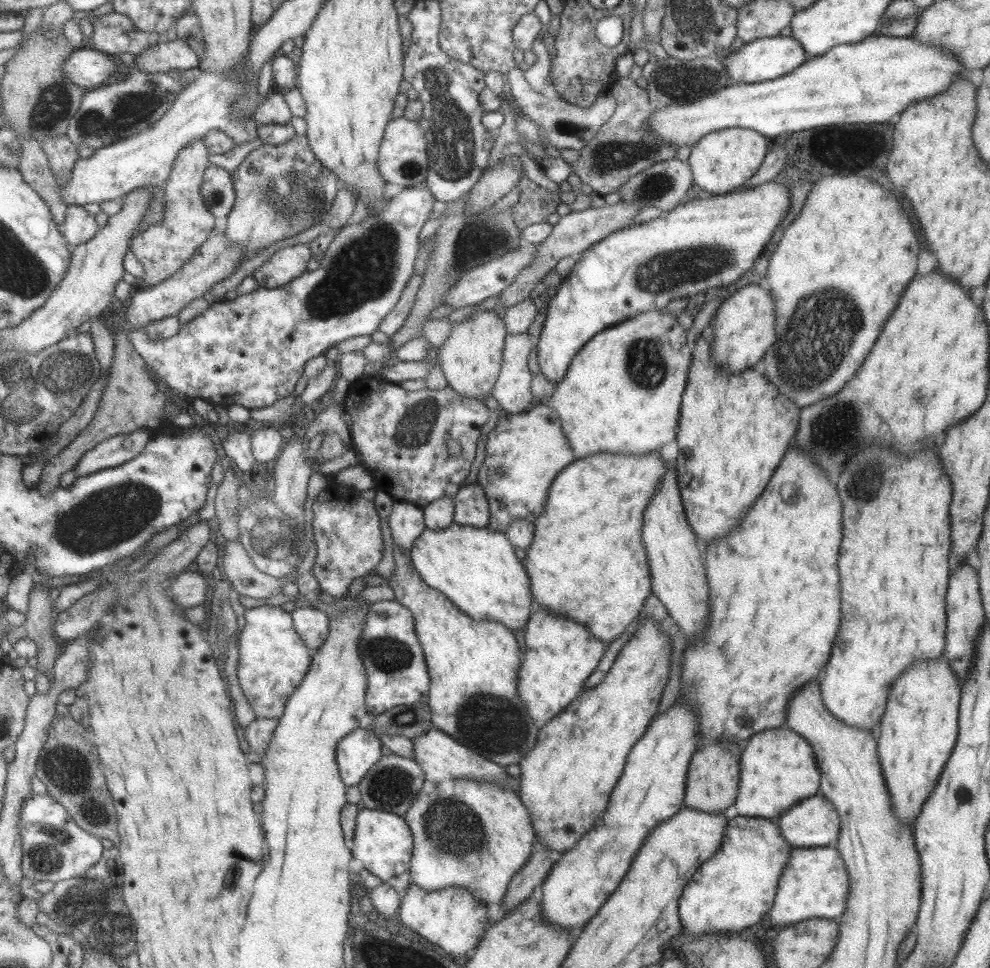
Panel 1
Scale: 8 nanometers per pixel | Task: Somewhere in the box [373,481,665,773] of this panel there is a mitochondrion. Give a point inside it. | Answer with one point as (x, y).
(496, 727)

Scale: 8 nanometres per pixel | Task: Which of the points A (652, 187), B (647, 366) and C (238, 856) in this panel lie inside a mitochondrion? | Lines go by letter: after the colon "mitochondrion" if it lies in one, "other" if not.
A: mitochondrion
B: mitochondrion
C: other

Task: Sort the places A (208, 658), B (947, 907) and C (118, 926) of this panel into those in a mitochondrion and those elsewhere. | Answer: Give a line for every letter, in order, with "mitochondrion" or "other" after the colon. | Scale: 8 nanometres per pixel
A: other
B: other
C: mitochondrion

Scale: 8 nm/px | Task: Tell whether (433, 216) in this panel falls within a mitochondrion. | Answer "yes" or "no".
no

